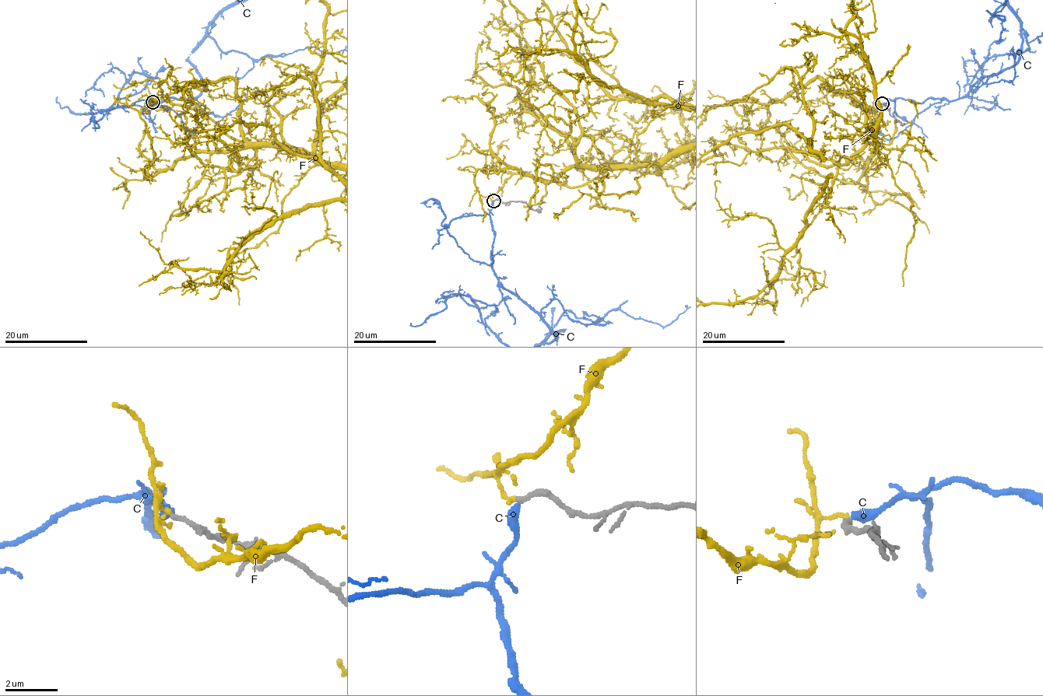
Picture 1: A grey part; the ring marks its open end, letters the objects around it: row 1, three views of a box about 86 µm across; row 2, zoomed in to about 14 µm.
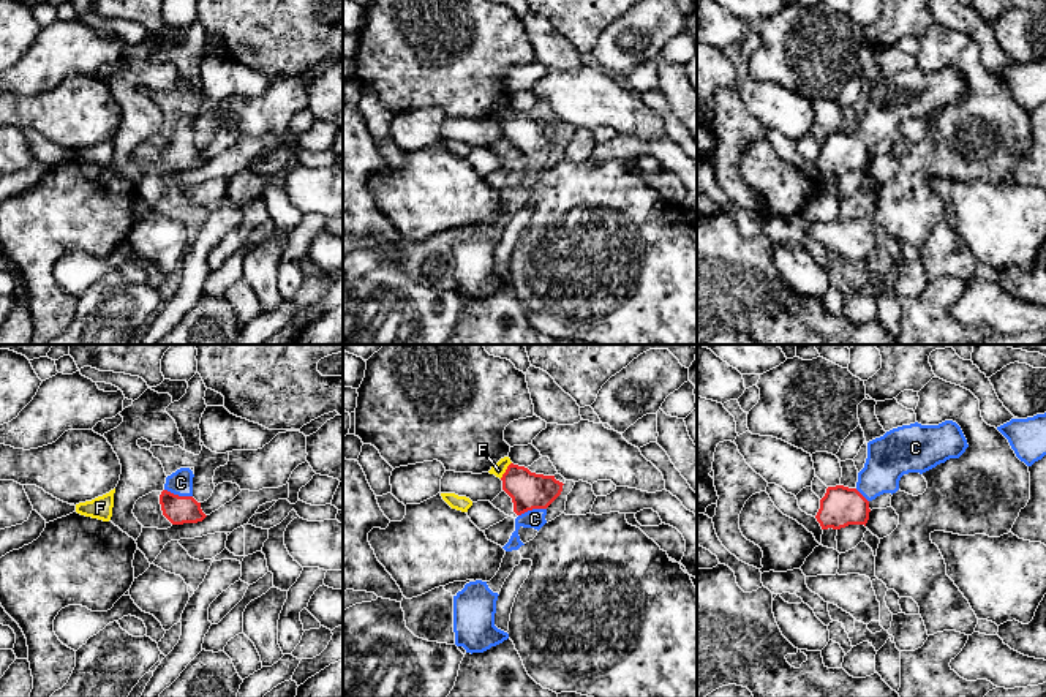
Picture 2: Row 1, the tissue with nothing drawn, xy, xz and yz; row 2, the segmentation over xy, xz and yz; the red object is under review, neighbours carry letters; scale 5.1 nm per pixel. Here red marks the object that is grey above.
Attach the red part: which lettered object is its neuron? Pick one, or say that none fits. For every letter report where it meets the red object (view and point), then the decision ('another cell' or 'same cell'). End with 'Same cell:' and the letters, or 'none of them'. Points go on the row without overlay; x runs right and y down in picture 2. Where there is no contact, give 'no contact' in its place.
C: contact xy (177, 141); same cell
F: contact xz (506, 116); another cell
Same cell: C

